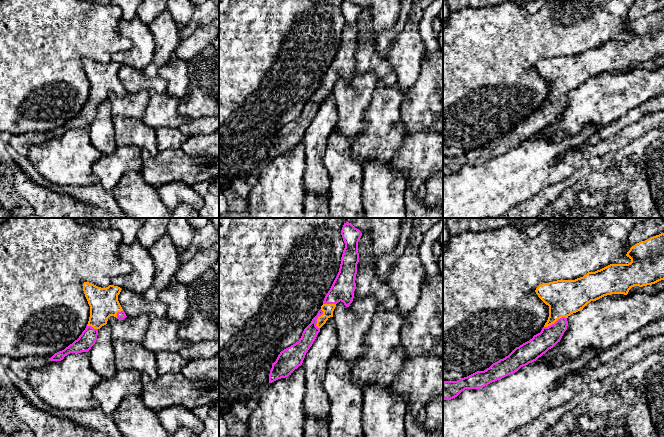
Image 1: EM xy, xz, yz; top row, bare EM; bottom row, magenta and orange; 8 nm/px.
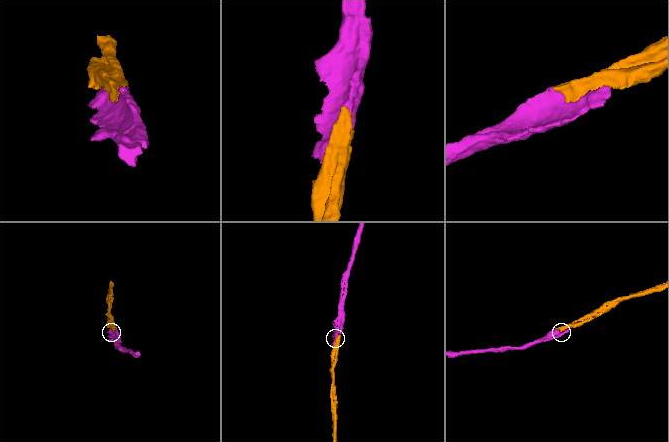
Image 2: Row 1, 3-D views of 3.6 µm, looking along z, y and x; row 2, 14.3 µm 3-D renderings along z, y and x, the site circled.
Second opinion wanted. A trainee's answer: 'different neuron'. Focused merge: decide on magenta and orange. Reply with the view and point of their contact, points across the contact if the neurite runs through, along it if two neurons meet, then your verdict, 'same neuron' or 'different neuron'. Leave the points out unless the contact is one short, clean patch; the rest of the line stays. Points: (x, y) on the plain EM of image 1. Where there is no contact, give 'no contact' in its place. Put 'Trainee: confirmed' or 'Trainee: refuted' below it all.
meets magenta in yz at (556, 97); same neuron
Trainee: refuted

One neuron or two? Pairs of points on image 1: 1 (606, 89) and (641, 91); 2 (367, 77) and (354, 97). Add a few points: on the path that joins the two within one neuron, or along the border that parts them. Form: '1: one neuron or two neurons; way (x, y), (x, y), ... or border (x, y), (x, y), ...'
1: one neuron; way (615, 90), (632, 90)
2: one neuron; way (366, 82), (358, 92)

